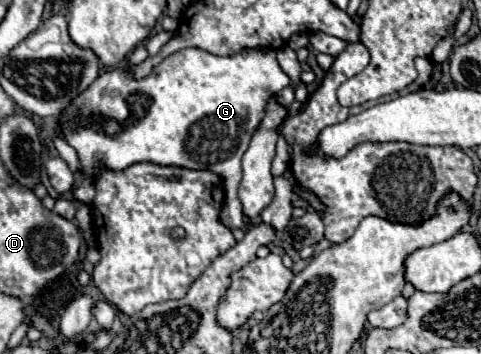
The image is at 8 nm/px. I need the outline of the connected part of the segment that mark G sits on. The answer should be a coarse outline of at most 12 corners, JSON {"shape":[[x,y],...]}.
{"shape":[[186,48],[104,70],[58,116],[90,178],[212,170],[246,220],[240,160],[268,98],[306,84],[274,50]]}

